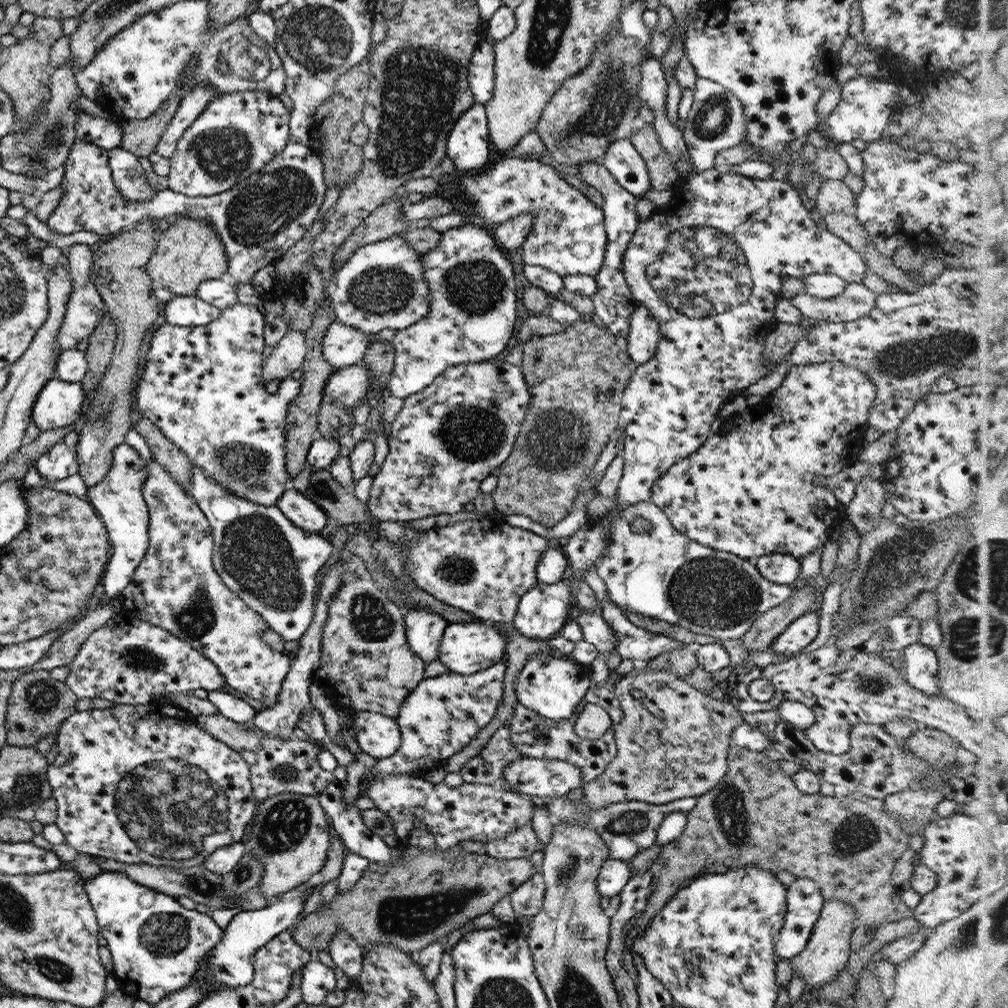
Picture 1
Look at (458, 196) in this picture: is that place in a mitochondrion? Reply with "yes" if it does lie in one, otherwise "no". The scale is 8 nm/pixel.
no

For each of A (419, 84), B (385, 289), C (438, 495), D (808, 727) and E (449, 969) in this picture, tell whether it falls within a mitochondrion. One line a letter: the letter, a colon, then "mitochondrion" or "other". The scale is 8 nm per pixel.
A: mitochondrion
B: mitochondrion
C: other
D: other
E: other

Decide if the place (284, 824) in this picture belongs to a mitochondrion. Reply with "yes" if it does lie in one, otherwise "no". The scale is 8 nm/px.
yes

